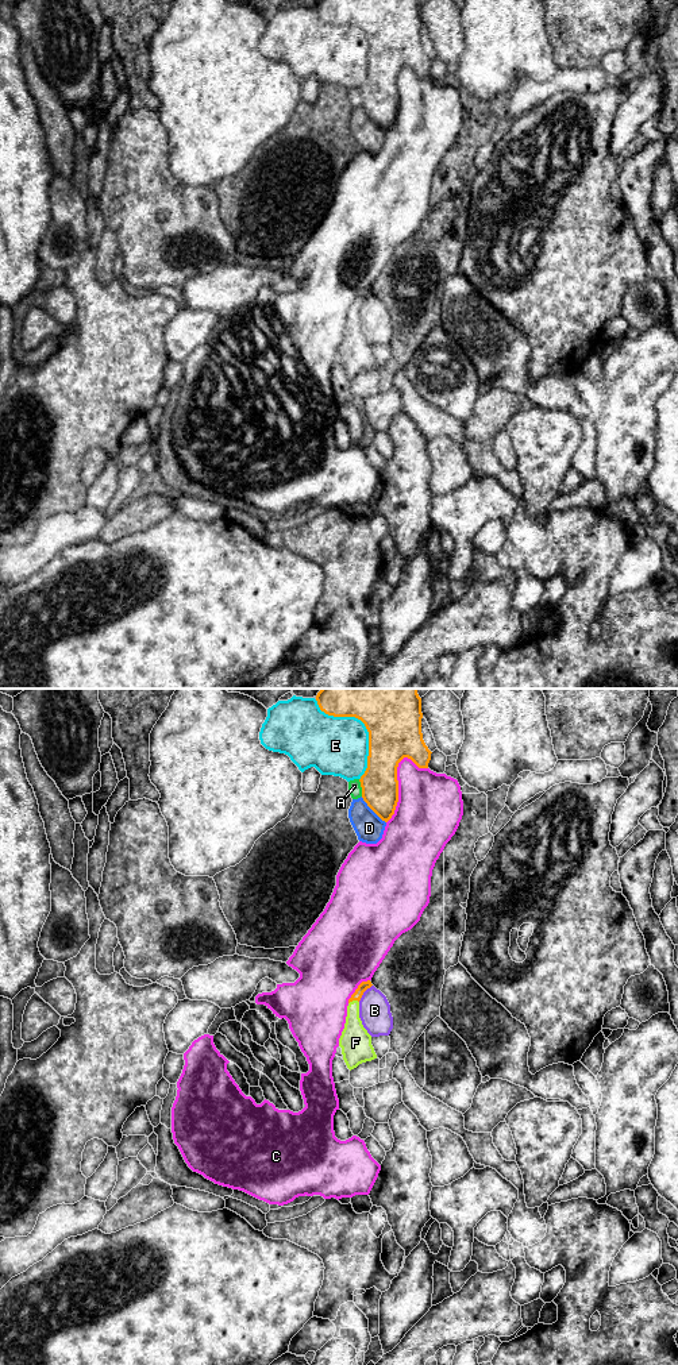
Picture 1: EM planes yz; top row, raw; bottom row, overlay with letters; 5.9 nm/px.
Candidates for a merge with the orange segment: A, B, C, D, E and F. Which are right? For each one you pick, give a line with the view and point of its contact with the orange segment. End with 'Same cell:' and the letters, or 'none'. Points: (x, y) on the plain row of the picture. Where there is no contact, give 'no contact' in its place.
F: yz (353, 308)
Same cell: F

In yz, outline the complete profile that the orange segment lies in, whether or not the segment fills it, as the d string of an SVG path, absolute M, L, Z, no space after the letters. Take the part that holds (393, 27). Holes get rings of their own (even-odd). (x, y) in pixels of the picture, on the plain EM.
M319 0L321 20L355 26L369 41L367 77L361 85L362 107L385 131L398 111L398 72L408 66L428 77L431 59L421 42L421 7L417 0Z

